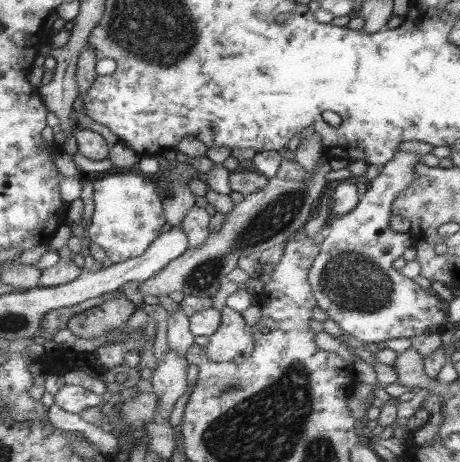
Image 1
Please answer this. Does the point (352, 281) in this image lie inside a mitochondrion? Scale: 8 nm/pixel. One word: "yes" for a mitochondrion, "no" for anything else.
yes

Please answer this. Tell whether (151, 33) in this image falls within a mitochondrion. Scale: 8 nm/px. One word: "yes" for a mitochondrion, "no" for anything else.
yes

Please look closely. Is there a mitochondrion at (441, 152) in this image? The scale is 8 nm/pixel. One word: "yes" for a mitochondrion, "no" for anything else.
no

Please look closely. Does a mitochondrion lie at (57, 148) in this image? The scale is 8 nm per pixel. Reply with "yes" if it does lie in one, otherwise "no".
no

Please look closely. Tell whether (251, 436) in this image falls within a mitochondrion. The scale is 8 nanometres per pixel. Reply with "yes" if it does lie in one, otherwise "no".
yes

